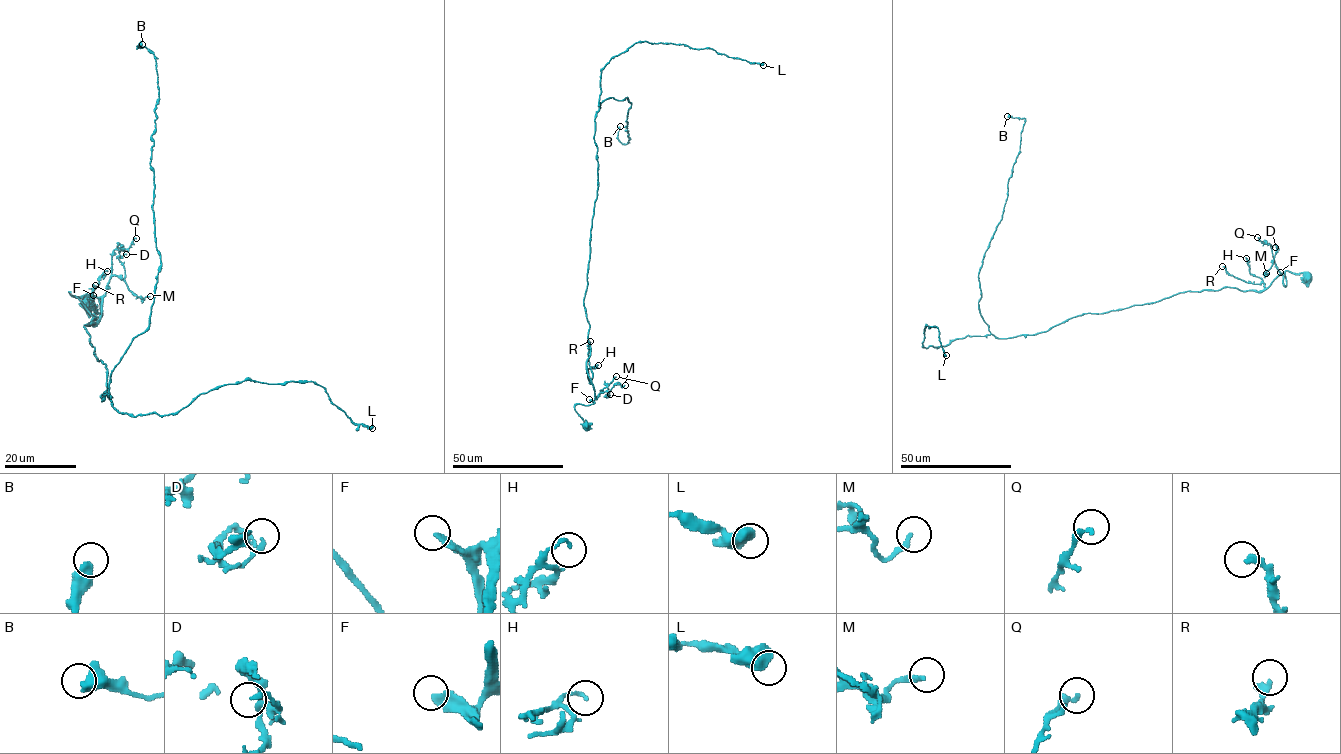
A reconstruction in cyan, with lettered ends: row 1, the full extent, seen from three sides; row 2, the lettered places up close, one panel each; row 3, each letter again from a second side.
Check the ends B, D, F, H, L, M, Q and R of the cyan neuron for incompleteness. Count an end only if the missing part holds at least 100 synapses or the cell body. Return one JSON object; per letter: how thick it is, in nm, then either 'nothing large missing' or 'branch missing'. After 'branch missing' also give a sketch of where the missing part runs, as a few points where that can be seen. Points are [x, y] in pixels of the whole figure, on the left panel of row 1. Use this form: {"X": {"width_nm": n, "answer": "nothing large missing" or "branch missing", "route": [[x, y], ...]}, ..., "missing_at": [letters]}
{"B": {"width_nm": 550, "answer": "nothing large missing"}, "D": {"width_nm": 180, "answer": "nothing large missing"}, "F": {"width_nm": 260, "answer": "nothing large missing"}, "H": {"width_nm": 120, "answer": "nothing large missing"}, "L": {"width_nm": 650, "answer": "nothing large missing"}, "M": {"width_nm": 200, "answer": "nothing large missing"}, "Q": {"width_nm": 240, "answer": "nothing large missing"}, "R": {"width_nm": 320, "answer": "nothing large missing"}, "missing_at": []}

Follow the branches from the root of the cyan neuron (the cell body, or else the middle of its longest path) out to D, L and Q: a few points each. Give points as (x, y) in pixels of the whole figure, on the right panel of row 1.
D: (1307, 278), (1303, 273), (1286, 271), (1285, 286), (1283, 276), (1273, 263), (1278, 248), (1275, 247)
L: (1307, 278), (938, 348), (923, 346), (926, 325), (946, 355)
Q: (1307, 278), (1303, 273), (1286, 271), (1285, 286), (1271, 245), (1264, 244), (1257, 237)

